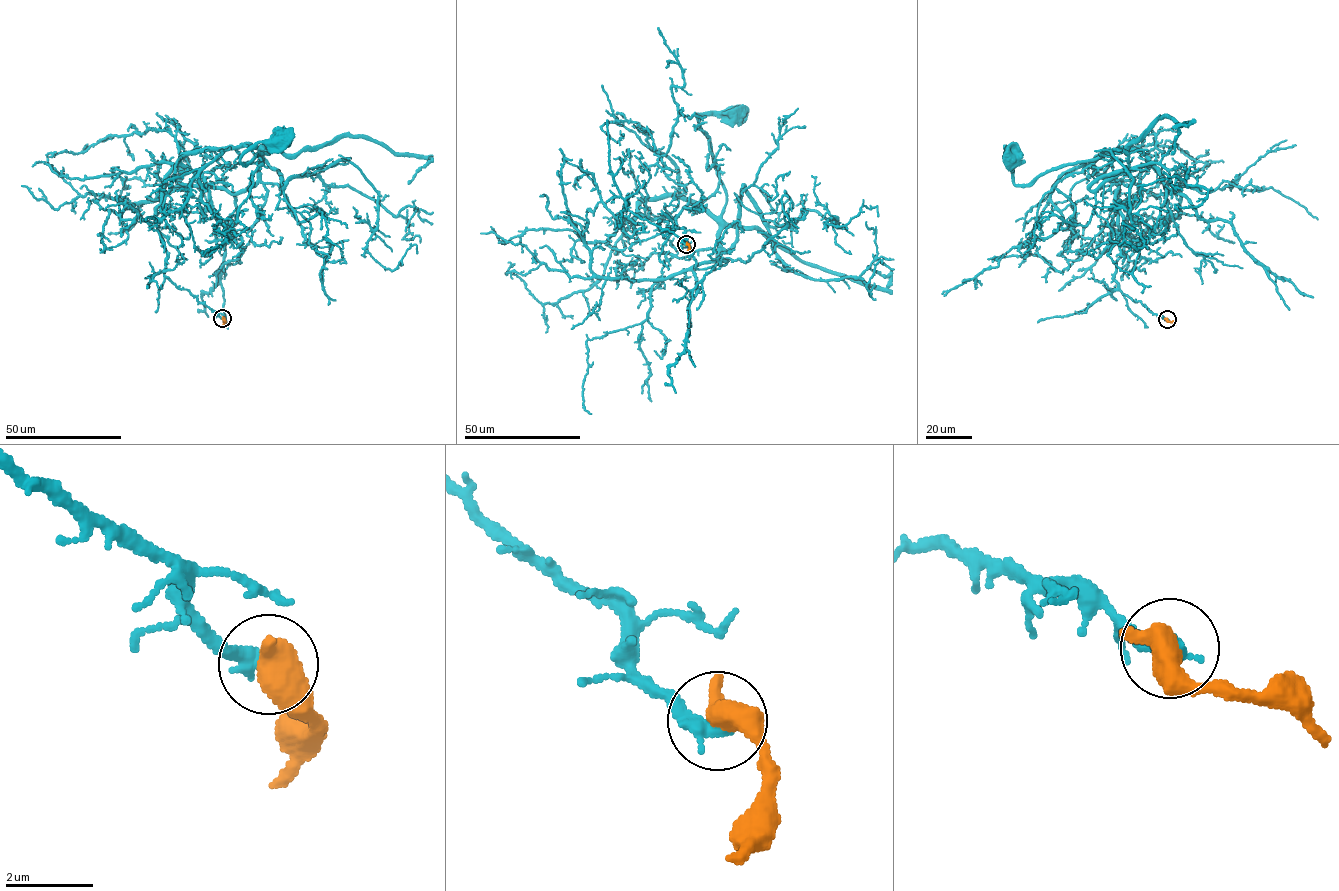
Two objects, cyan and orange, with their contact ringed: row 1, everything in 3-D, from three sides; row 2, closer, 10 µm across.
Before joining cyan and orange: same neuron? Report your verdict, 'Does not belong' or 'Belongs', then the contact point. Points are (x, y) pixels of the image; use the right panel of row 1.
Does not belong. Place: (1167, 319)

